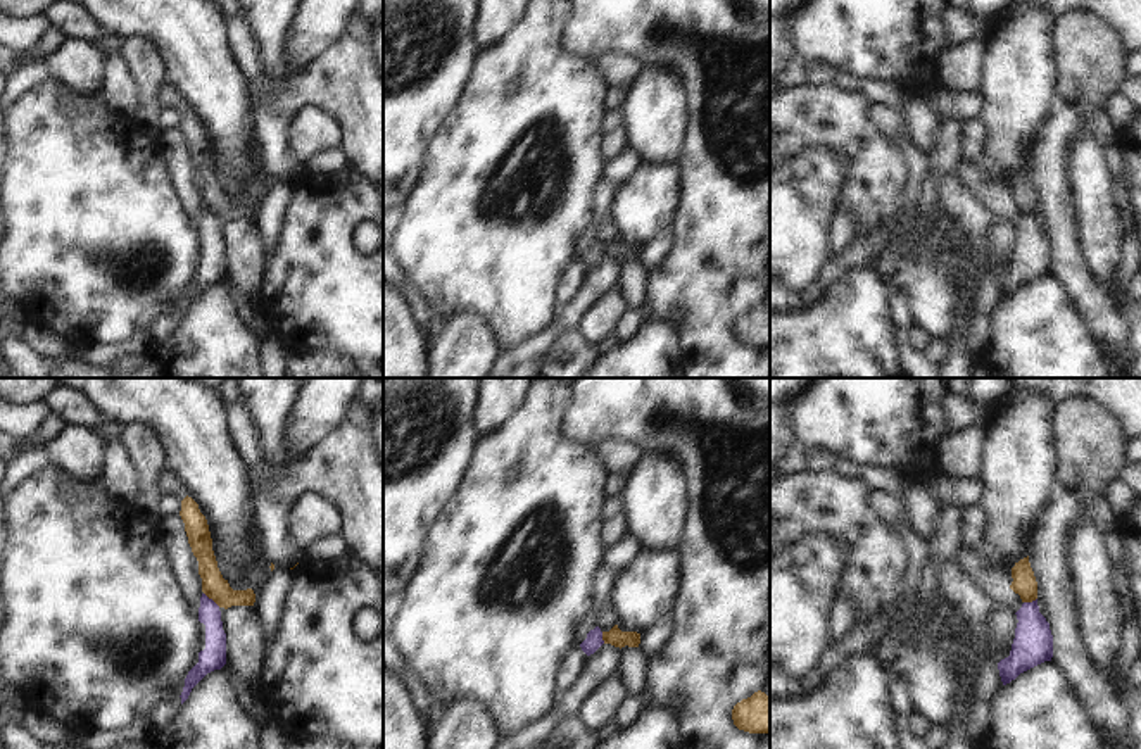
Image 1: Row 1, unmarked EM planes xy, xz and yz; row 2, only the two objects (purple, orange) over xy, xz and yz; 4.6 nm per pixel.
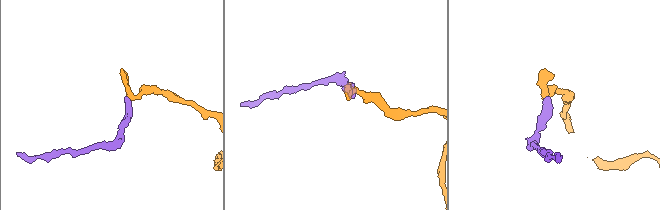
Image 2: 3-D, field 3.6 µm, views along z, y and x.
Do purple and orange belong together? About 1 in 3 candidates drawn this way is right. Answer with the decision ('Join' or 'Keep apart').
Keep apart.

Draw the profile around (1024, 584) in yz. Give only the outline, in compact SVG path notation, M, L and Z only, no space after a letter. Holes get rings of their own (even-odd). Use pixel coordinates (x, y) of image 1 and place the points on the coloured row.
M1029 556L1015 563L1012 568L1010 588L1020 595L1022 602L1032 602L1037 599L1037 582L1029 563Z

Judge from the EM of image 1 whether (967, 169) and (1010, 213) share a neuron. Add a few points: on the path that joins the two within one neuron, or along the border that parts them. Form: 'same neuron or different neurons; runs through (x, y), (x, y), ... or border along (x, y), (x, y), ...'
same neuron; runs through (977, 180), (1002, 202)

